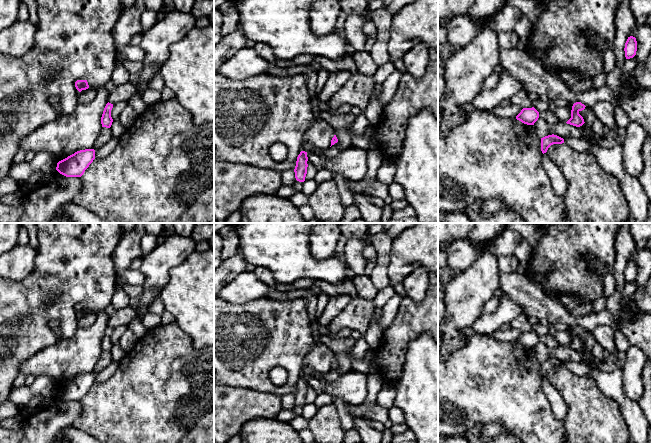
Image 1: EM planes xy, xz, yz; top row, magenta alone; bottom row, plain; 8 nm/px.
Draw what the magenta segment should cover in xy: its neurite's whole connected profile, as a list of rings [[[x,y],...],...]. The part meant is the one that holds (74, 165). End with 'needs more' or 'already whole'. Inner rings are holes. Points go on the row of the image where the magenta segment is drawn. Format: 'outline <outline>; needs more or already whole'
outline [[[94,149],[80,150],[59,161],[56,170],[66,177],[81,177],[94,159]]]; already whole

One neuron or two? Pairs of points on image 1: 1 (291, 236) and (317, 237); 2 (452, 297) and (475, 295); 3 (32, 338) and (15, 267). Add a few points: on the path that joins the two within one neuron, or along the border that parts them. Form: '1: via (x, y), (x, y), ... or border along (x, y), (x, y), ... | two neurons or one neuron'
1: border along (309, 233), (310, 253), (318, 259) | two neurons
2: via (458, 297), (469, 294) | one neuron
3: border along (34, 263), (34, 268), (24, 278), (10, 280) | two neurons

